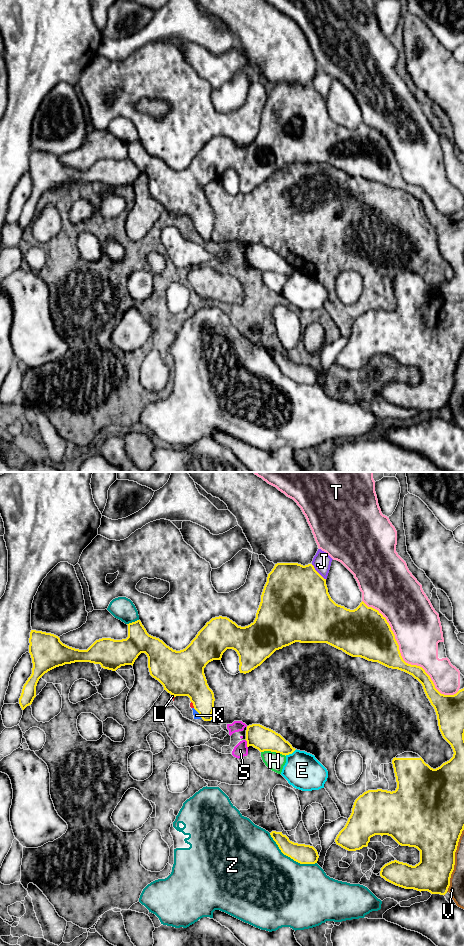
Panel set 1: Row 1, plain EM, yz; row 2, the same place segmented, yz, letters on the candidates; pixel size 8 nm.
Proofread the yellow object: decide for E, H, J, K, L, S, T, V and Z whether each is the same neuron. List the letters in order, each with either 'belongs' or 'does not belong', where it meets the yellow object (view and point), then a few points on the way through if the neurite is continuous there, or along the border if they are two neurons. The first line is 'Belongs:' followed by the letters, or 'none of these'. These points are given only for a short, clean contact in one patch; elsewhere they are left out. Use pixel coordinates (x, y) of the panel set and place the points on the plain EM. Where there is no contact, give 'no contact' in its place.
Belongs: none of these
E: does not belong; contact yz (290, 273)
H: does not belong; contact yz (273, 271)
J: does not belong; contact yz (317, 92)
K: does not belong; contact yz (198, 232); border yz (193, 228), (202, 238)
L: does not belong; contact yz (193, 224)
S: does not belong; contact yz (247, 263); border yz (245, 259), (247, 267)
T: does not belong; contact yz (402, 178)
V: does not belong; contact yz (454, 380)
Z: does not belong; contact yz (290, 377)

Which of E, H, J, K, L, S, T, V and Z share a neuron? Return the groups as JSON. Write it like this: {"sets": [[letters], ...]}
{"sets": [["E"], ["H"], ["J"], ["K", "L", "S"], ["T"], ["V"], ["Z"]]}

